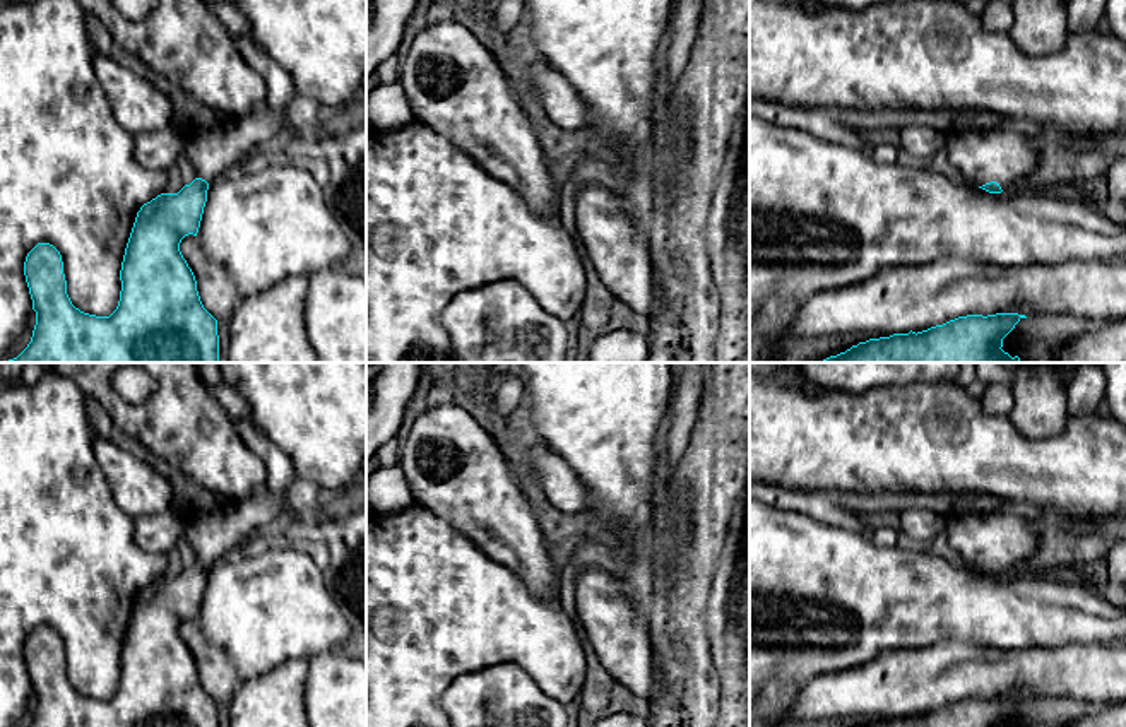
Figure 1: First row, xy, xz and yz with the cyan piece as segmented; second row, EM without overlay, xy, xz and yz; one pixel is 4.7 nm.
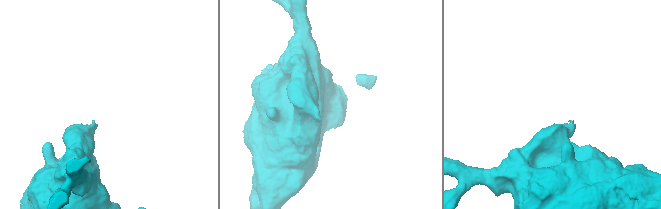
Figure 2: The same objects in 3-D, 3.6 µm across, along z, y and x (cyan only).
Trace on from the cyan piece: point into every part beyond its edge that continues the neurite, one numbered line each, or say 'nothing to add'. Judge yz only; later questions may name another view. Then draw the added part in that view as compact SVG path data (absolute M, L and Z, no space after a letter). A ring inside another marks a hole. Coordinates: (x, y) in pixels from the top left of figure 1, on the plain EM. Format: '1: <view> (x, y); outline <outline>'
1: yz (1005, 537); outline M1022 510L963 513L946 532L962 563L975 570L996 564L1003 575L1020 570L1039 547L1039 525Z

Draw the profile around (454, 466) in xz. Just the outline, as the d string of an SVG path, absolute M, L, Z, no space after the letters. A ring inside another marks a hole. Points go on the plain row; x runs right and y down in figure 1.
M450 402L424 411L400 443L399 465L416 503L450 522L491 559L513 570L539 597L558 600L549 559L551 534L513 477L496 438L464 407Z

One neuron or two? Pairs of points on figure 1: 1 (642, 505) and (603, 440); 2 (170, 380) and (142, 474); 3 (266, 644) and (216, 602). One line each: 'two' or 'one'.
1: one
2: two
3: one

